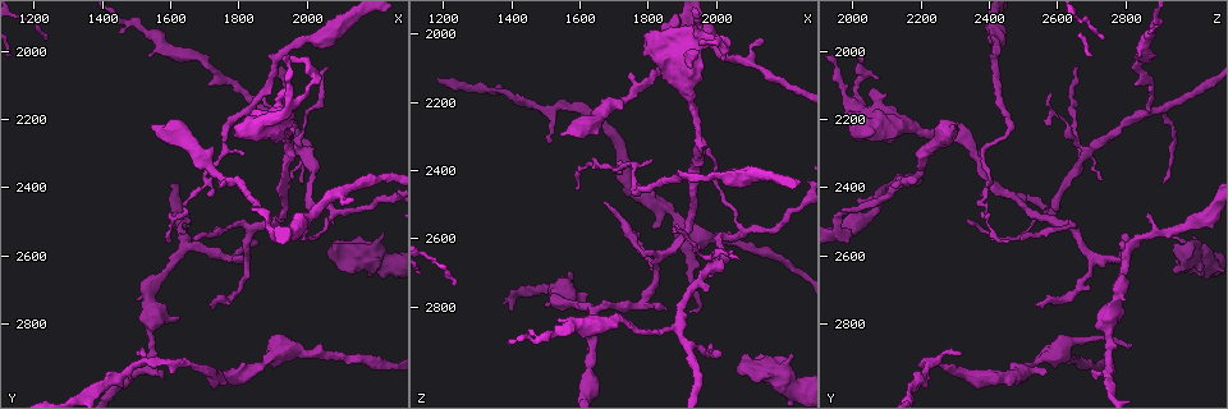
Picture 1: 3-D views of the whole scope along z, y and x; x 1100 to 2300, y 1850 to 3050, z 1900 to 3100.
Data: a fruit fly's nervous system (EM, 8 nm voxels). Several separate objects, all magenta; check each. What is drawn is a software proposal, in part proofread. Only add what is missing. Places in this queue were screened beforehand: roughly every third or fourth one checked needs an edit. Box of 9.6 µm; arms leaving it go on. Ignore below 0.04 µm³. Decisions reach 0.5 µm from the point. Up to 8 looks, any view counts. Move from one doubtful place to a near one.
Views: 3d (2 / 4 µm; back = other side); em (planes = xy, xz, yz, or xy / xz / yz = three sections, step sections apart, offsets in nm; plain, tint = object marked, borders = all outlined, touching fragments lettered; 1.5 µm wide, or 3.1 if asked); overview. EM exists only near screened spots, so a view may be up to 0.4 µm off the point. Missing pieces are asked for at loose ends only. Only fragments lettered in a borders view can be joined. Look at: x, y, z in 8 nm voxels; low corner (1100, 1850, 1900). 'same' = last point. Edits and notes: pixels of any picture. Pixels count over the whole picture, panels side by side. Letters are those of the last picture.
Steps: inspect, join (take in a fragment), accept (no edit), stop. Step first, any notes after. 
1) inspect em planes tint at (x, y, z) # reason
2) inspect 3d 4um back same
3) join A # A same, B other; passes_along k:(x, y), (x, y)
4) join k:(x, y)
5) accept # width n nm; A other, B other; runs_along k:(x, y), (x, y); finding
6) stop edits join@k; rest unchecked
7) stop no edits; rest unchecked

inspect em planes borders at (1580, 2940, 2690) # branch stops here

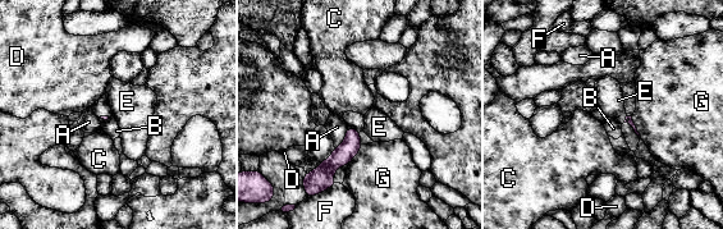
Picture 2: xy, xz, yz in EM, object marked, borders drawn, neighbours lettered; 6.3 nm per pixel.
accept # A other, B other, C other, D other, E other, F other, G other; runs_along 2:(353, 132), (324, 182); none of them fits

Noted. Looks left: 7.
inspect 3d 4um at (1780, 2220, 2010) # thick end

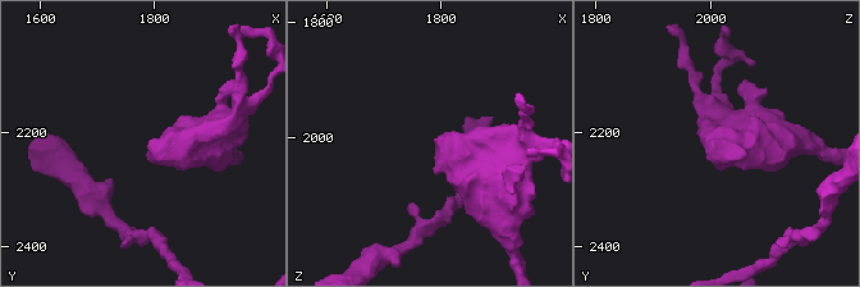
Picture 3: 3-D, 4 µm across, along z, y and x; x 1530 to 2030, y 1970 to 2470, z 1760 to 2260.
inspect em planes borders at (1785, 2225, 2000) # shape alone is not enough

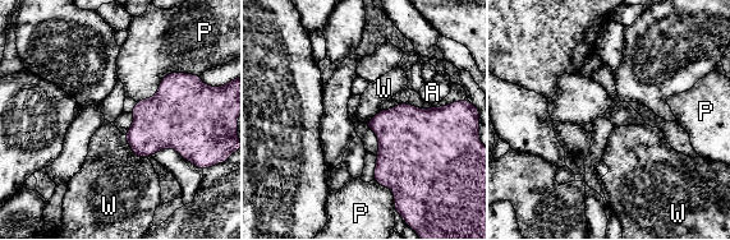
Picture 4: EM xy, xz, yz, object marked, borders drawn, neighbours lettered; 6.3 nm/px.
accept # A other, P other, W other; border 4:(124, 135), (131, 150), (142, 158); none of them fits

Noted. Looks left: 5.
inspect em xz step 8 borders at (1870, 2210, 2570)

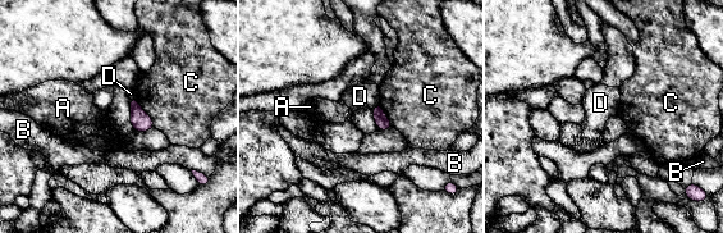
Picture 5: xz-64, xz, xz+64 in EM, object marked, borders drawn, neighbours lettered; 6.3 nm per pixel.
inspect em planes borders same # another direction

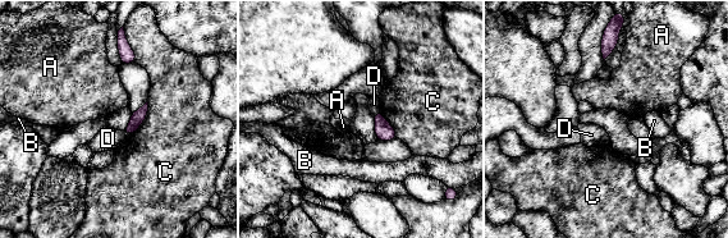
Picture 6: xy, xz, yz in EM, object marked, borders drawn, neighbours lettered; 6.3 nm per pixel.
accept # longest_contact C 260 nm; A other, B other, C other, D other; border 6:(379, 110), (374, 115); none of them fits

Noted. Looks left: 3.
stop no edits; rest unchecked

